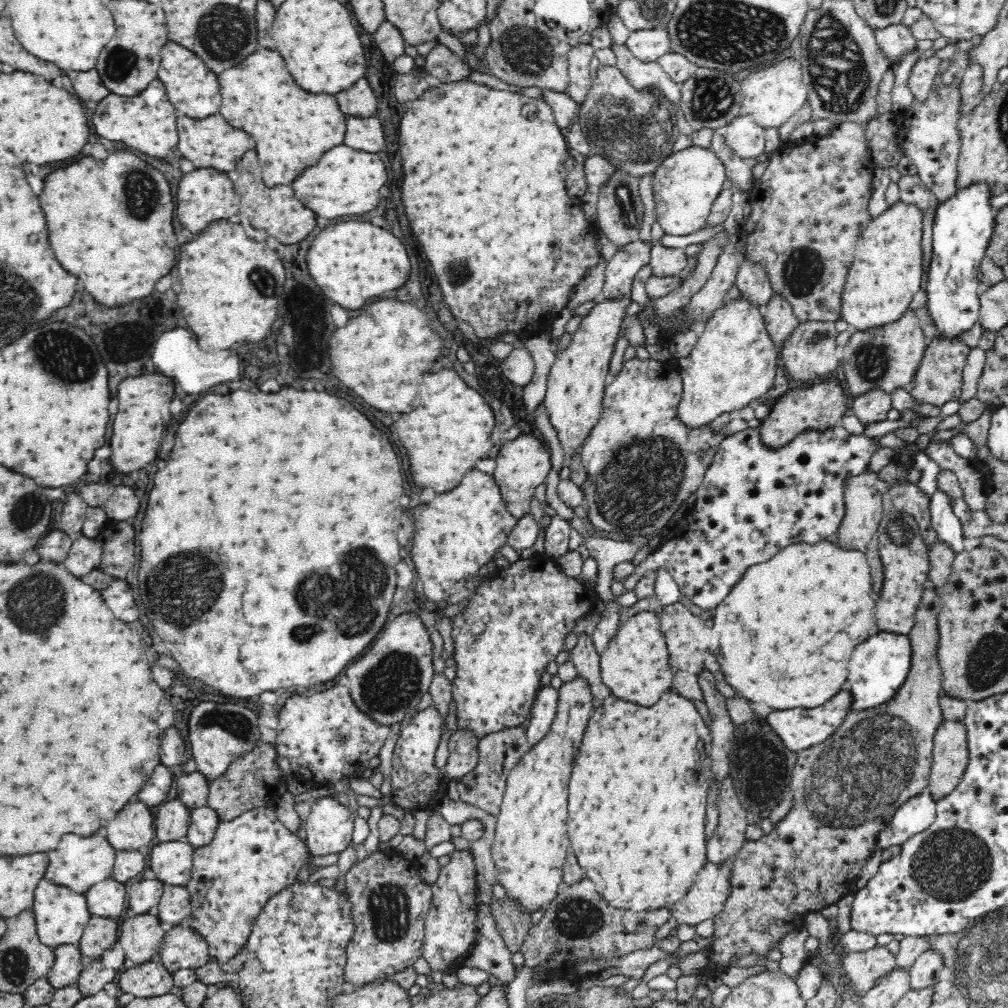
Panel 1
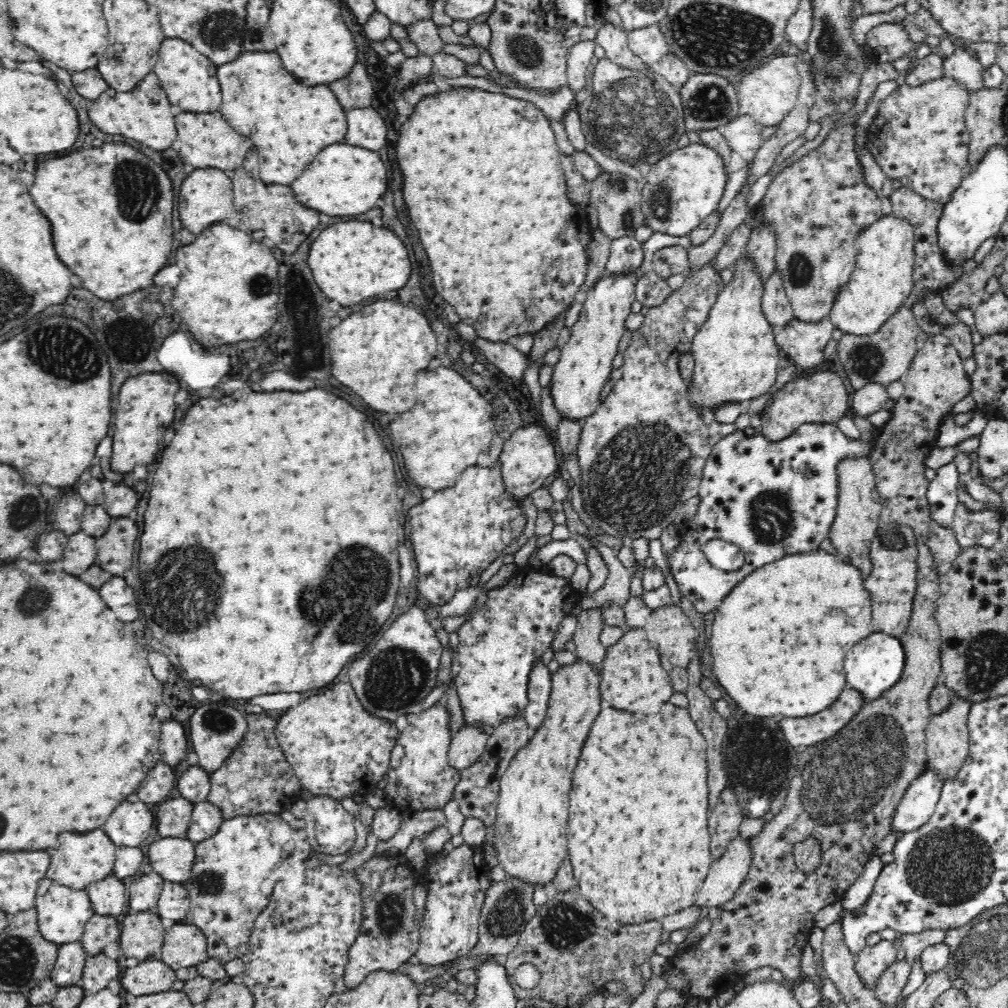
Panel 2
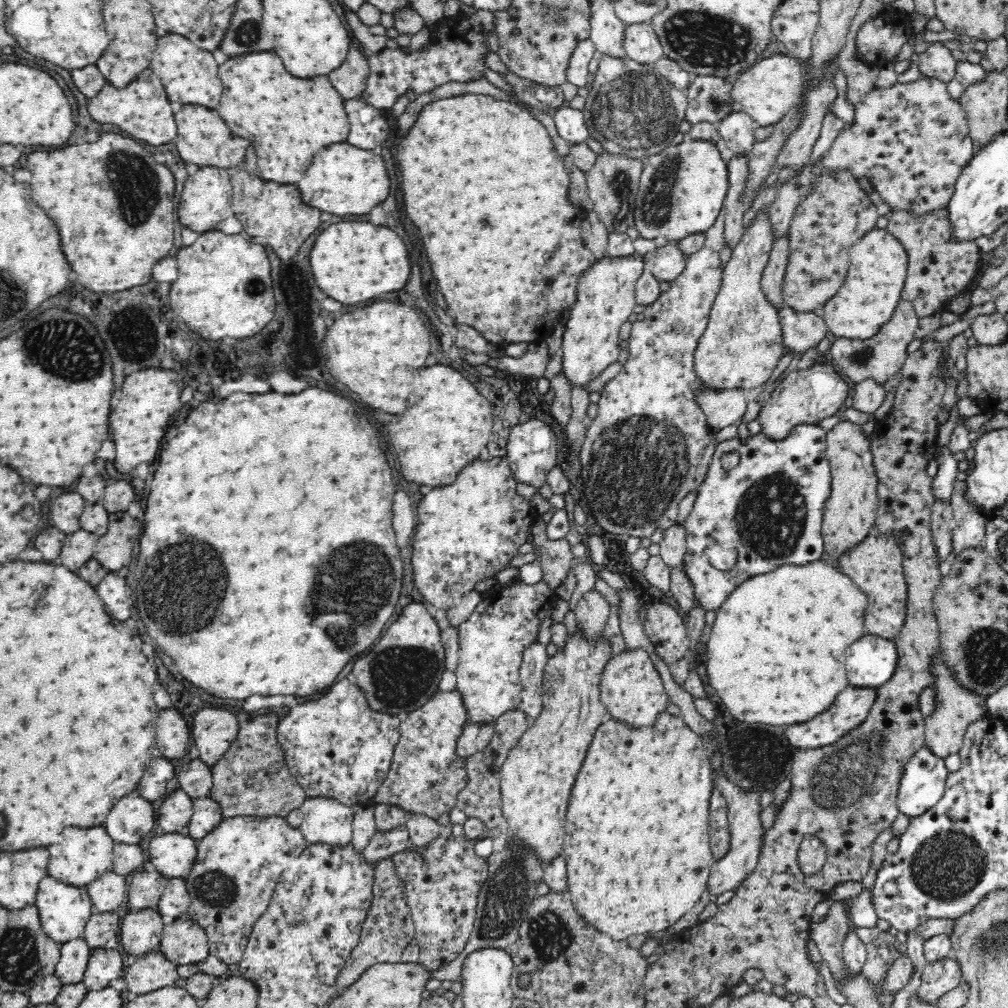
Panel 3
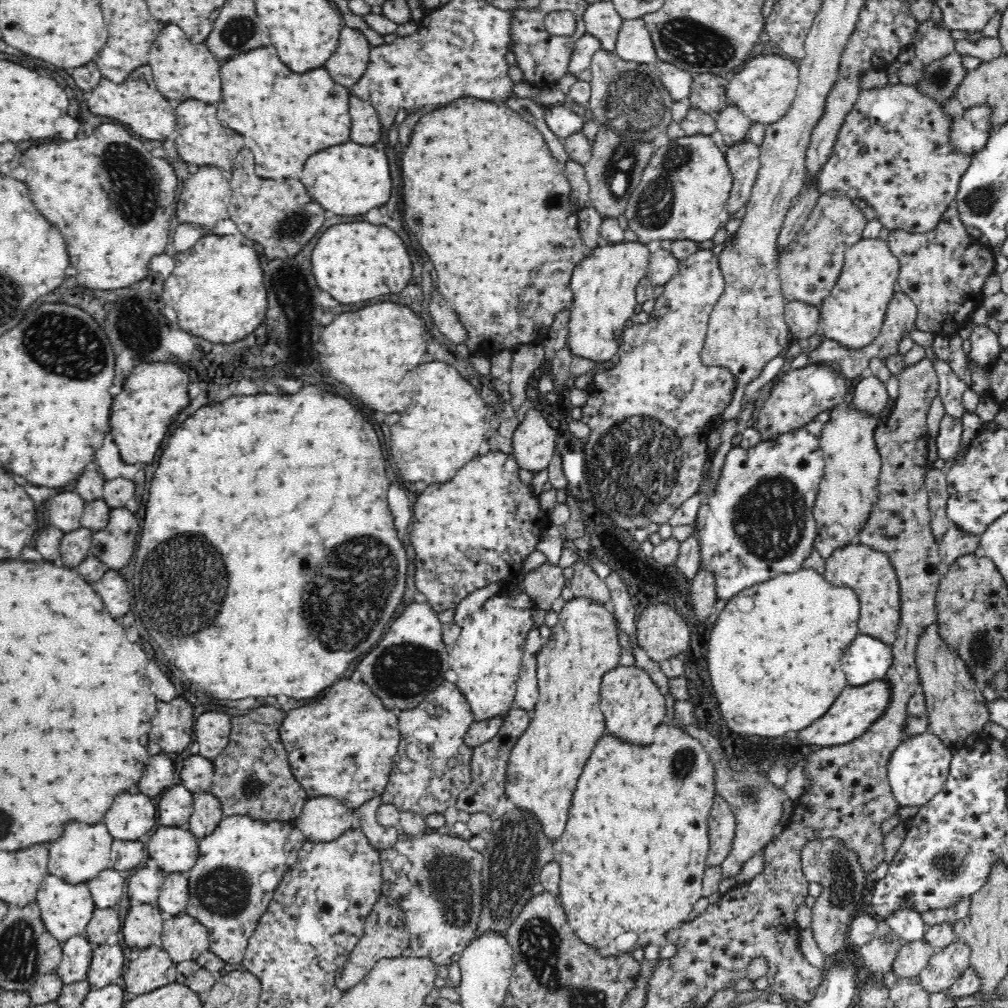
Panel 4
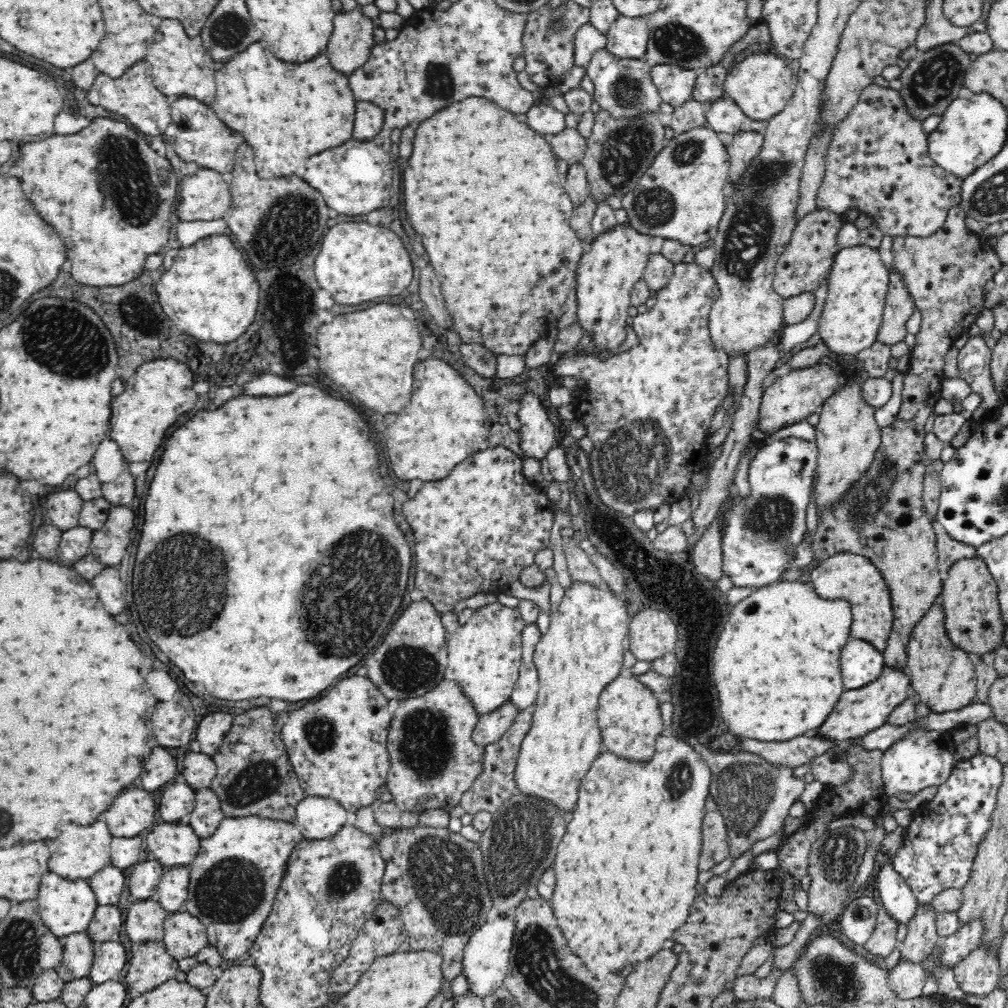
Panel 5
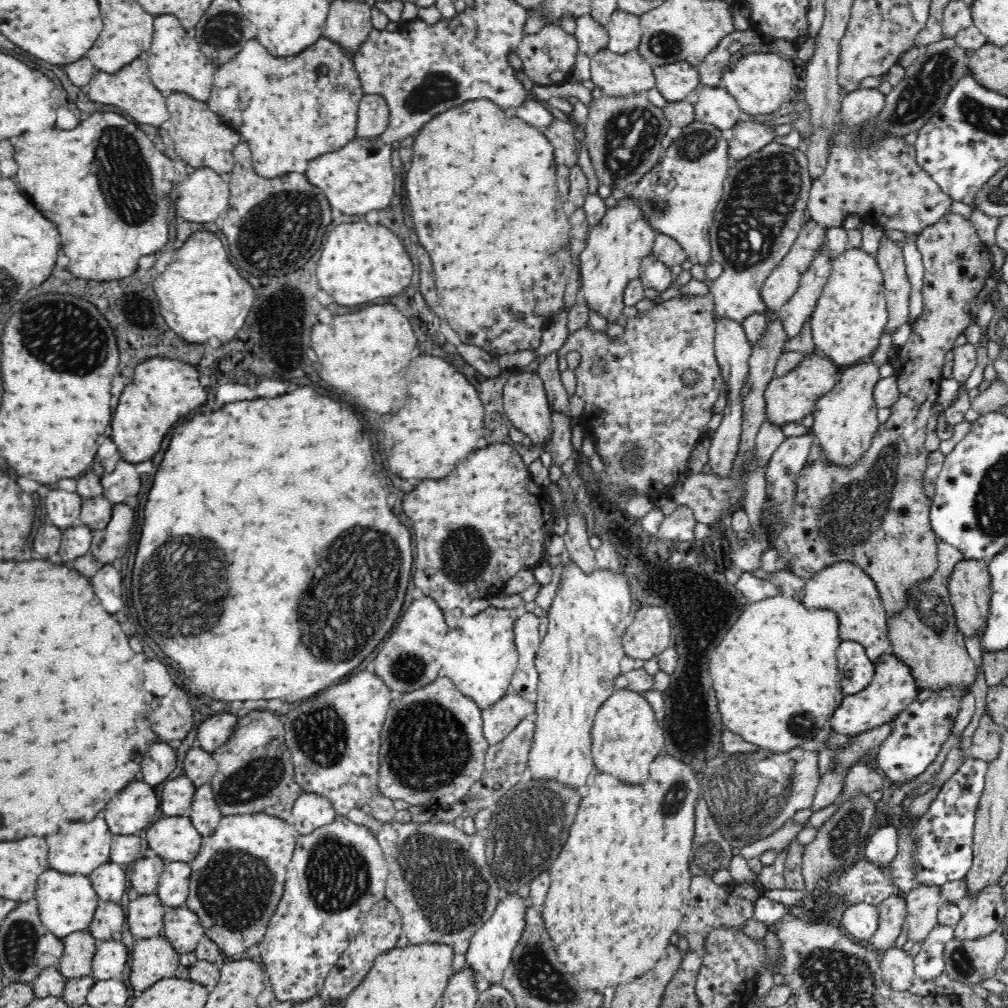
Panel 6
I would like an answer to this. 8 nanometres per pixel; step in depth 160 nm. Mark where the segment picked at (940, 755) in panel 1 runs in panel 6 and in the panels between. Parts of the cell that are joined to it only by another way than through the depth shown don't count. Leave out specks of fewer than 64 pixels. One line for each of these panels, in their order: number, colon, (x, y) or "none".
2: (947, 739)
3: (945, 729)
4: (955, 710)
5: (944, 678)
6: (924, 637)

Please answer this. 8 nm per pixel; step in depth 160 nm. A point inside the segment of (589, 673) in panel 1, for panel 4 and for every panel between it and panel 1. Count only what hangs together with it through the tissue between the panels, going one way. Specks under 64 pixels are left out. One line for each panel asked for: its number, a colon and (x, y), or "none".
2: (589, 650)
3: (592, 611)
4: (585, 583)

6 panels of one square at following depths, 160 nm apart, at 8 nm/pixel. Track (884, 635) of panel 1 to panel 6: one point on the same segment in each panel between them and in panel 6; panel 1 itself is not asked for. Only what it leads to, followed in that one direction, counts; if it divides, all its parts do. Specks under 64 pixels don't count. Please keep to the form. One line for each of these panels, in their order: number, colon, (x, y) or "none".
2: (873, 666)
3: (871, 662)
4: (868, 659)
5: (862, 663)
6: (856, 670)

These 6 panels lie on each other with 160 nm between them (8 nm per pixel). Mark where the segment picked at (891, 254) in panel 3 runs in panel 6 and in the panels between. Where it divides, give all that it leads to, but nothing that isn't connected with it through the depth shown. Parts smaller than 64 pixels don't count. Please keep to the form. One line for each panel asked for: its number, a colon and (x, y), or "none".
4: (853, 314)
5: (859, 281)
6: (850, 315)

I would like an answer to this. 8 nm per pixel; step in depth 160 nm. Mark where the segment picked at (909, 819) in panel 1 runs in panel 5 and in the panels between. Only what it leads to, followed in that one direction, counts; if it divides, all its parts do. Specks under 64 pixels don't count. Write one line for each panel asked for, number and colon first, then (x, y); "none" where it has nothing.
2: (915, 808)
3: (923, 785)
4: (919, 768)
5: (919, 761)

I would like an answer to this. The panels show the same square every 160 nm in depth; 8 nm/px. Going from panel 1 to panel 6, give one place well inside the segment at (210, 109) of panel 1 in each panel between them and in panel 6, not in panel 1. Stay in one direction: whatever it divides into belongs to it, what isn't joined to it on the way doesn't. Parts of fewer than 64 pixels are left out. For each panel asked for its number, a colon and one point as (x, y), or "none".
2: (188, 77)
3: (190, 75)
4: (182, 70)
5: (181, 66)
6: (176, 62)

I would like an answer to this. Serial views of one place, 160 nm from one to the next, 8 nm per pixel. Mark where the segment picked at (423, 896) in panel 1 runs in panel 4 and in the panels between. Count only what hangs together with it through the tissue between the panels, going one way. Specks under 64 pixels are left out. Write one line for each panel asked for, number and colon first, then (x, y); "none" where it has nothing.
2: (388, 935)
3: (388, 929)
4: (385, 935)

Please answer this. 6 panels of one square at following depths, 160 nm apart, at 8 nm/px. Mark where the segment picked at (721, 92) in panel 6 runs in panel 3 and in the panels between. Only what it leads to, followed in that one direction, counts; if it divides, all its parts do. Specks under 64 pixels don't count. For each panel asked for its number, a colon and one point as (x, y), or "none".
3: (737, 129)
4: (734, 125)
5: (724, 115)

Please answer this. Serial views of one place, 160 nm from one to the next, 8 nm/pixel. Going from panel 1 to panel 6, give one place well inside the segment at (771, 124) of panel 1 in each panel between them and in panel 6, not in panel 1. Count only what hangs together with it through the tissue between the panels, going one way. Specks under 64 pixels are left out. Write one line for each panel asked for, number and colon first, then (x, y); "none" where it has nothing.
2: (769, 94)
3: (766, 92)
4: (764, 89)
5: (762, 85)
6: (760, 82)

